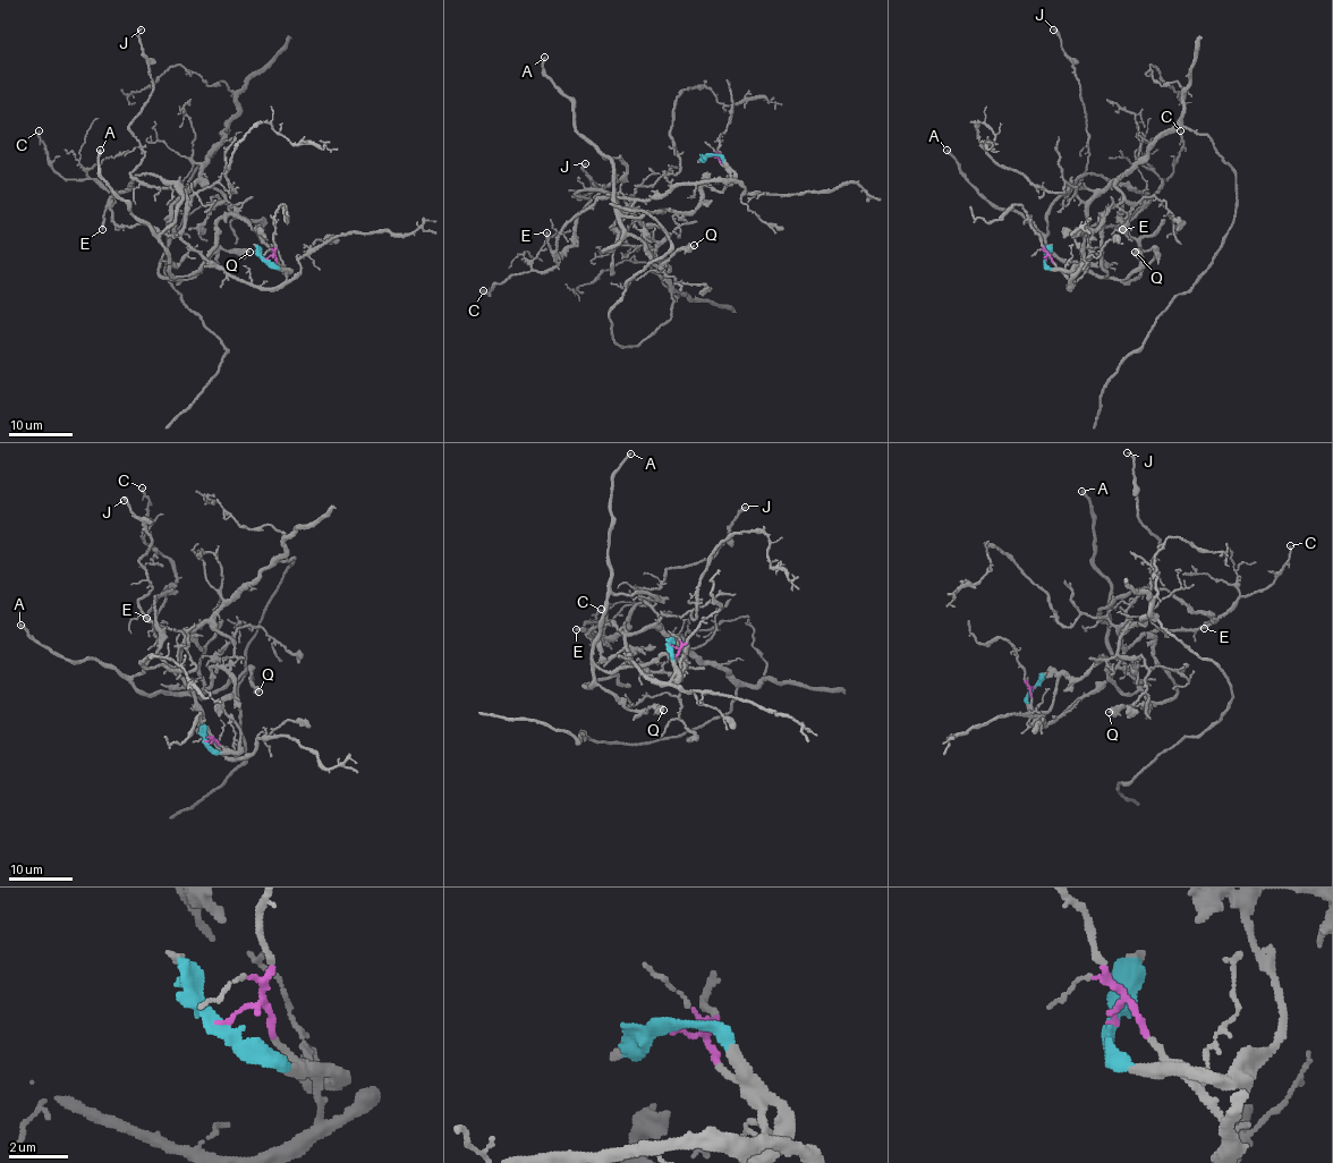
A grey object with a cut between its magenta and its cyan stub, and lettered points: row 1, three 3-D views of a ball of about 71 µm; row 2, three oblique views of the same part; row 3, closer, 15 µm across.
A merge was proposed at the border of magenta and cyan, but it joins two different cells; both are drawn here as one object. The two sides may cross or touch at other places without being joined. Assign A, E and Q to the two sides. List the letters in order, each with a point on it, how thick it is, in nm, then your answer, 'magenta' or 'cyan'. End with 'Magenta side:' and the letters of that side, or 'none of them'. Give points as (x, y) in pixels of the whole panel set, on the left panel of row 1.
A: (100, 150) | 280 nm | cyan
E: (102, 229) | 240 nm | cyan
Q: (249, 252) | 480 nm | cyan
Magenta side: none of them

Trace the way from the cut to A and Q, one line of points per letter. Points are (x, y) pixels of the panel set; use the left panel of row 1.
A: (264, 260), (289, 270), (256, 230), (223, 215), (204, 263), (171, 274), (159, 238), (100, 176), (100, 150)
Q: (264, 260), (289, 270), (256, 230), (223, 215), (204, 263), (177, 278), (189, 279), (221, 249), (248, 252)

